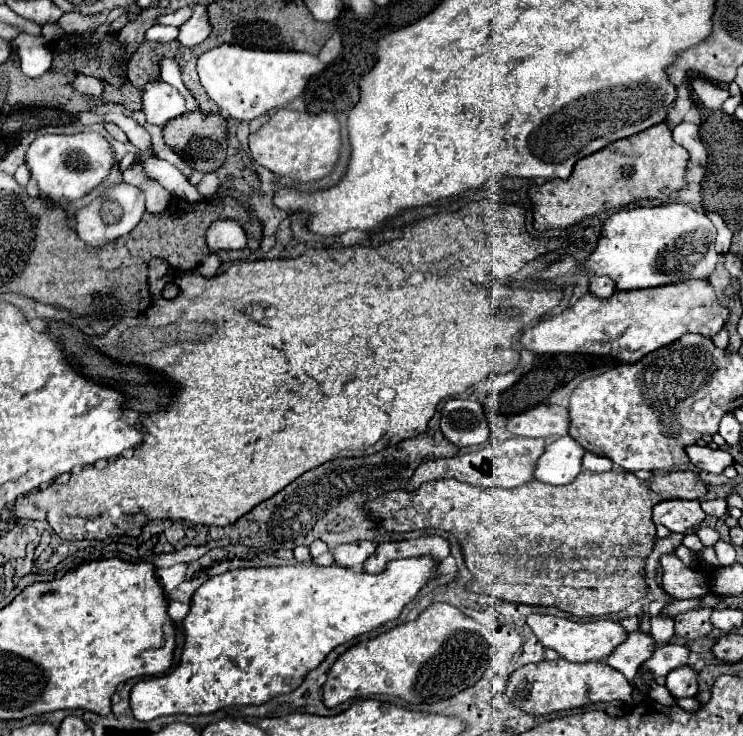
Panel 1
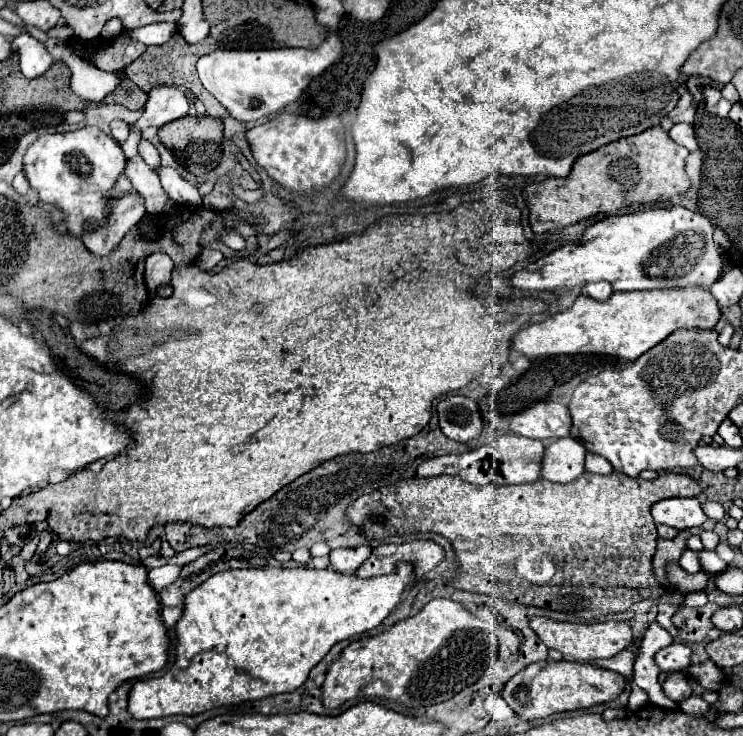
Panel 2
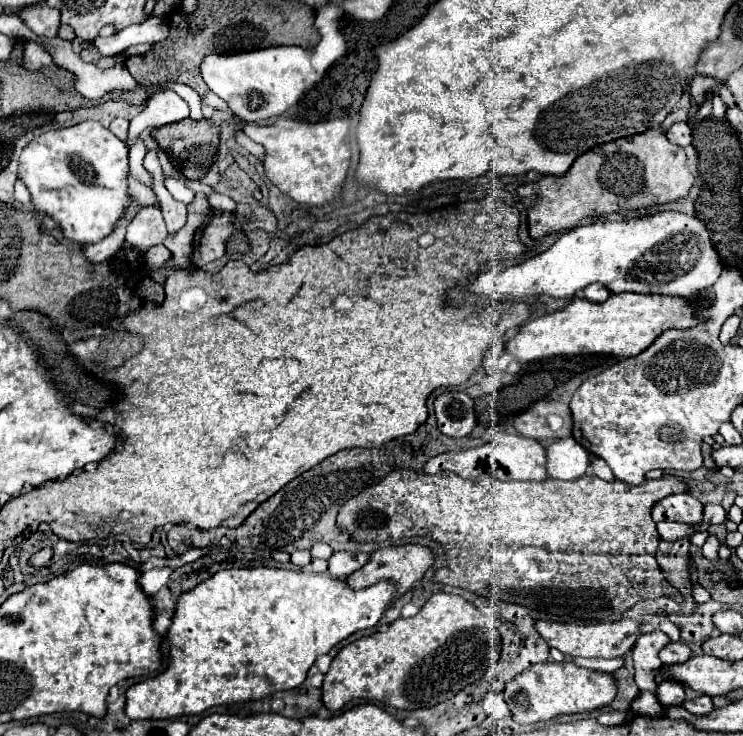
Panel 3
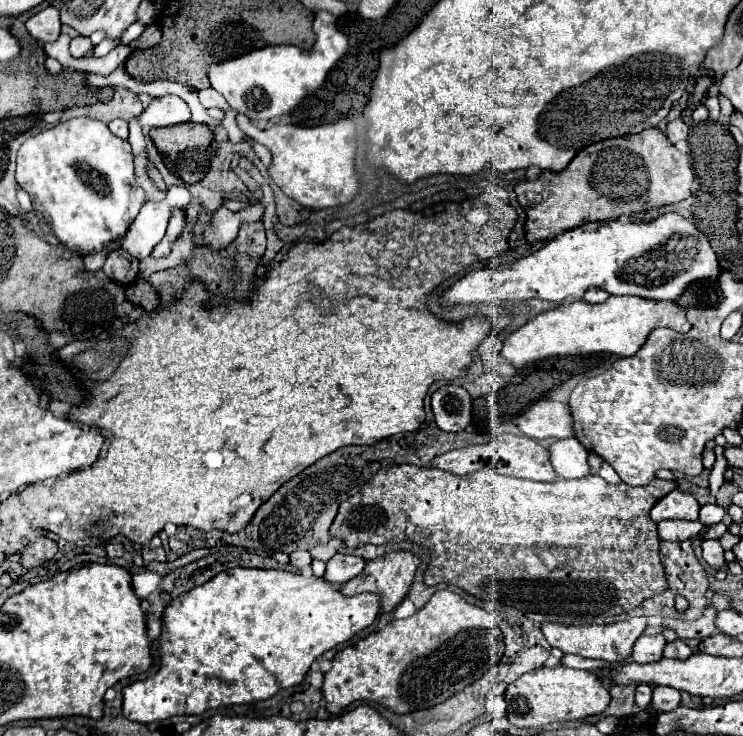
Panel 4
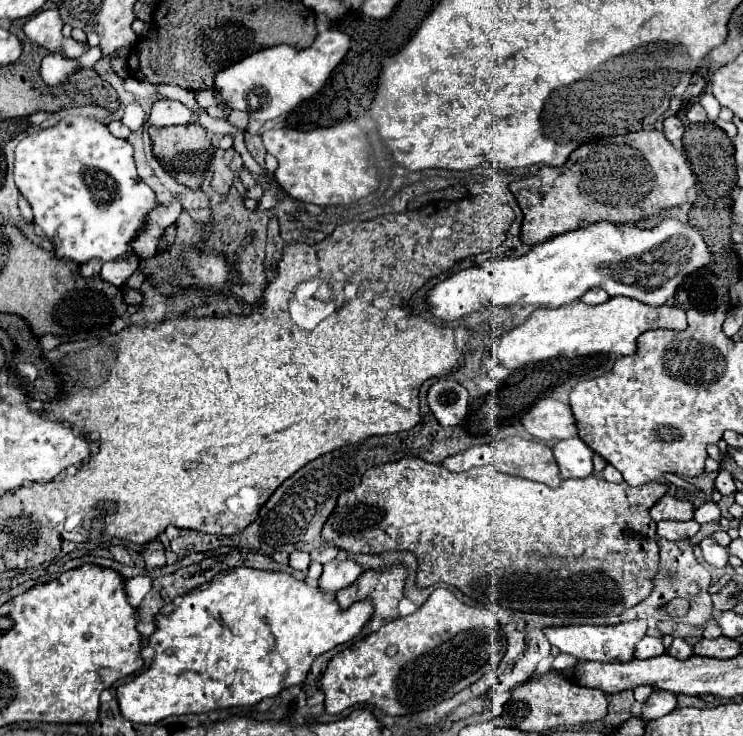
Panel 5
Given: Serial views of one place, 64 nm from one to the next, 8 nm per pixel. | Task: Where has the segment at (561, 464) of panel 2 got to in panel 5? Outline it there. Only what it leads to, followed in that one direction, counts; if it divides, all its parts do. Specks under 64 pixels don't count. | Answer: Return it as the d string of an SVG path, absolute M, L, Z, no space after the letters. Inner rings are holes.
M560 440L552 448L560 474L564 478L586 478L592 474L592 450L580 440Z

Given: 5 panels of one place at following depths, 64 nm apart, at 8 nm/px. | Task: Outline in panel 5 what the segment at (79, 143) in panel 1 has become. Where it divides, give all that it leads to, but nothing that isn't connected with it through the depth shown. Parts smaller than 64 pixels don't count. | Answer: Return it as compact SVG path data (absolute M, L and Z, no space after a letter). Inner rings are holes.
M66 116L66 118L62 118L56 126L42 128L40 132L34 132L34 134L26 136L26 138L16 146L14 158L16 158L16 162L14 162L14 180L16 180L16 186L18 186L18 190L22 192L22 196L24 196L24 198L30 202L30 206L32 206L34 224L38 224L38 226L44 230L44 234L54 242L54 246L56 246L54 252L56 252L56 256L60 256L60 258L70 258L70 260L76 260L76 262L84 264L84 262L88 262L90 258L100 258L102 262L108 262L108 260L114 260L114 258L122 256L122 254L128 250L128 242L130 242L130 240L136 236L136 232L140 230L142 220L144 220L144 216L148 214L148 210L156 206L156 196L154 196L154 192L152 192L152 190L138 178L138 174L136 174L136 166L134 166L134 160L132 160L132 146L130 146L130 142L112 136L110 130L108 130L102 122L98 122L98 120L94 120L94 118L88 118L88 116Z

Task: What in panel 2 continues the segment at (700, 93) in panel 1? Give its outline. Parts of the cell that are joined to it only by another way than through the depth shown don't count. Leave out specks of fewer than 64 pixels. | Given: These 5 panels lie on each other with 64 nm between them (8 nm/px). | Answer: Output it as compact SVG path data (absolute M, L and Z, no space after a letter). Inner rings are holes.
M704 86L702 88L702 96L704 96L704 104L706 104L706 112L714 112L718 100L722 98L722 92L714 86Z

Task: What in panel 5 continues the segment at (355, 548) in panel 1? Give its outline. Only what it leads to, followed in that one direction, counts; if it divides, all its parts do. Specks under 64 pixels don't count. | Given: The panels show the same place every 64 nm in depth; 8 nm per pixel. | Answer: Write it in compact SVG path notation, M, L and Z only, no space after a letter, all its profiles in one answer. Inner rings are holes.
M334 558L332 562L324 564L324 572L318 580L318 586L328 592L336 594L338 590L350 586L362 574L362 566L350 558Z

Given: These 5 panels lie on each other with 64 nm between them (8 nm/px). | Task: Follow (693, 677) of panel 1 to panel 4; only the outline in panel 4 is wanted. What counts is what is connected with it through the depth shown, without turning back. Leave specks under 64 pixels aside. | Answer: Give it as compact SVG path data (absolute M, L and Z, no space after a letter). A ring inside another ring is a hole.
M654 688L652 706L660 712L668 712L680 706L680 692L676 688Z

